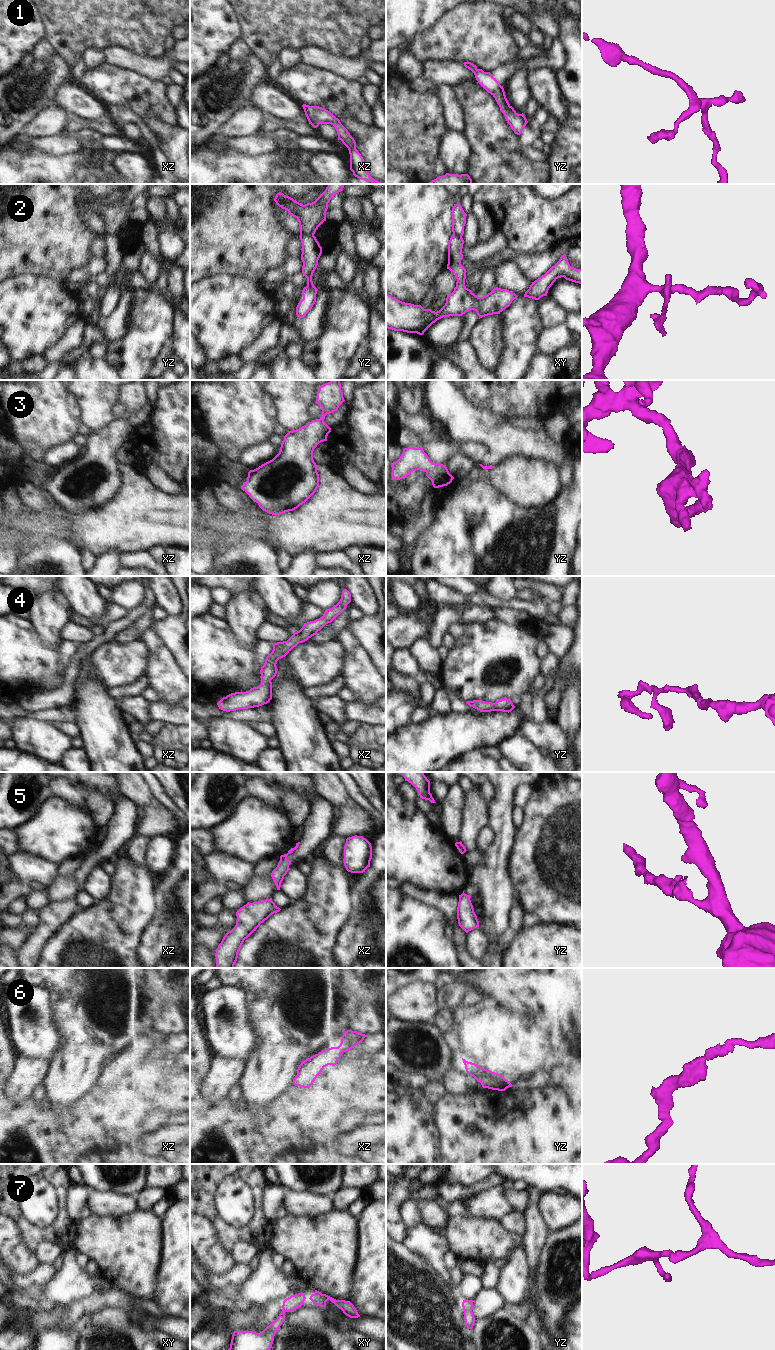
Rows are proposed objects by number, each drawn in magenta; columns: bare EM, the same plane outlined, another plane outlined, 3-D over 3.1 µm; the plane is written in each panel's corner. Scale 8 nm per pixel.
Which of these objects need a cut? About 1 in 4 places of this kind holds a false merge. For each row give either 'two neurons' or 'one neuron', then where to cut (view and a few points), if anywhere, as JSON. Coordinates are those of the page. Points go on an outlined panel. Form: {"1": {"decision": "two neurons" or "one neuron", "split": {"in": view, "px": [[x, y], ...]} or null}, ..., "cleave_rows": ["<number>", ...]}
{"1": {"decision": "one neuron", "split": null}, "2": {"decision": "two neurons", "split": {"in": "yz", "px": [[313, 234], [303, 235], [300, 238]]}}, "3": {"decision": "one neuron", "split": null}, "4": {"decision": "one neuron", "split": null}, "5": {"decision": "two neurons", "split": {"in": "xz", "px": [[294, 848], [291, 852]]}}, "6": {"decision": "one neuron", "split": null}, "7": {"decision": "one neuron", "split": null}, "cleave_rows": ["2", "5"]}

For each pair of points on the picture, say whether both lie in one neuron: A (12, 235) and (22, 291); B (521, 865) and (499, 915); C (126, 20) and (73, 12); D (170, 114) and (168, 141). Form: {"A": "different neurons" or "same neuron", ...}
{"A": "different neurons", "B": "different neurons", "C": "same neuron", "D": "different neurons"}

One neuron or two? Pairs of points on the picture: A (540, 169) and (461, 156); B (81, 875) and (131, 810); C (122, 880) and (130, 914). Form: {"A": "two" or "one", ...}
{"A": "two", "B": "one", "C": "one"}

